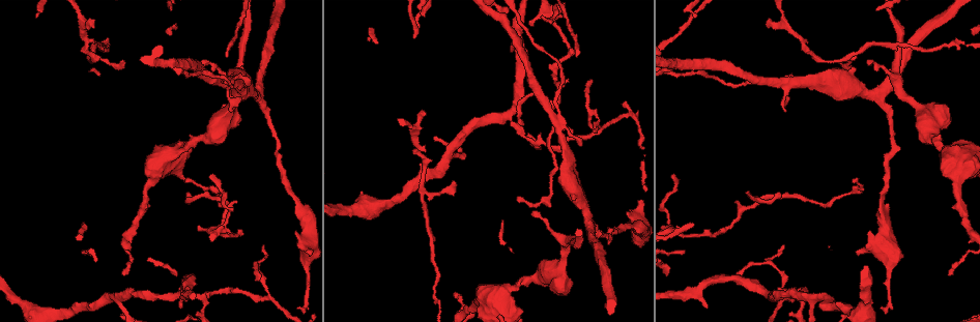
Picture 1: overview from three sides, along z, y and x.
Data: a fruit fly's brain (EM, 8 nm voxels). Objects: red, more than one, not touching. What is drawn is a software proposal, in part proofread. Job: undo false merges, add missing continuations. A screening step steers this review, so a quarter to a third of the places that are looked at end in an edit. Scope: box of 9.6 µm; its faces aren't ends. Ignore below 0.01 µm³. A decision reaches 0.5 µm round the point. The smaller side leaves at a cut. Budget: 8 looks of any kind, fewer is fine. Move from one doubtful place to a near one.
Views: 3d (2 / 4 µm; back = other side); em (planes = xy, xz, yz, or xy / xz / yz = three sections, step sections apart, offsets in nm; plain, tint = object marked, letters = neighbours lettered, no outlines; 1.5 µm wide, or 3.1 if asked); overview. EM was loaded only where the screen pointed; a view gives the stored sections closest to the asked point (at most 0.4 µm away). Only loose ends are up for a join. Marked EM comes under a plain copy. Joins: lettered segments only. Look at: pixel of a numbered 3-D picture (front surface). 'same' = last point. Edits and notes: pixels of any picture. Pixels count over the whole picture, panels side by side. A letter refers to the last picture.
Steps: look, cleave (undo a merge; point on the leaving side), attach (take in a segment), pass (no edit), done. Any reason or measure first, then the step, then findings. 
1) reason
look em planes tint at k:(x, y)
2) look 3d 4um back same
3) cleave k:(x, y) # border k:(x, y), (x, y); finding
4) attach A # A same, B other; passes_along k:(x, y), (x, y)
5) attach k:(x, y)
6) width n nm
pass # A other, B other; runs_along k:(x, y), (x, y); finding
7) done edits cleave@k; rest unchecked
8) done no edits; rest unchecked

thin end
look 3d 2um at 1:(953, 273)

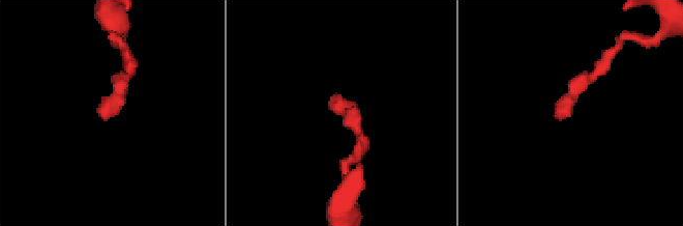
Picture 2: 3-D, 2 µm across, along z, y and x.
look em planes letters at 2:(98, 114)

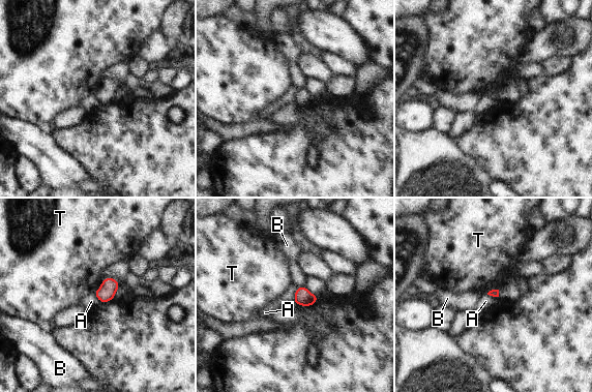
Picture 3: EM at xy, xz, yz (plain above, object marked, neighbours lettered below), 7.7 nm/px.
pass # A other, B other, T other; border 3:(297, 288), (293, 301); none of them fits

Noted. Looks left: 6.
calibre changes
look em planes letters at 1:(890, 259)

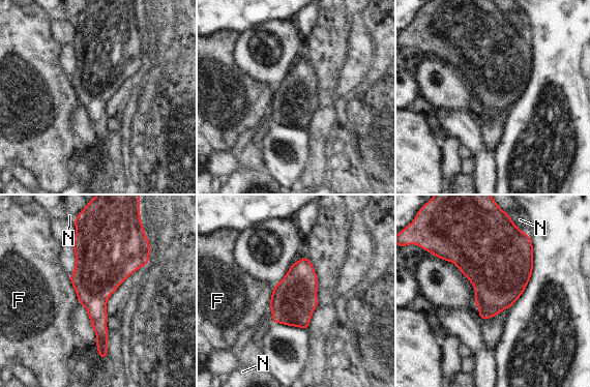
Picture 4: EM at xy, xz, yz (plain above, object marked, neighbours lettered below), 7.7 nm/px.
pass # F other, N other; all the same neuron

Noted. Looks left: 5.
tapers out
look 3d 2um at 1:(585, 83)

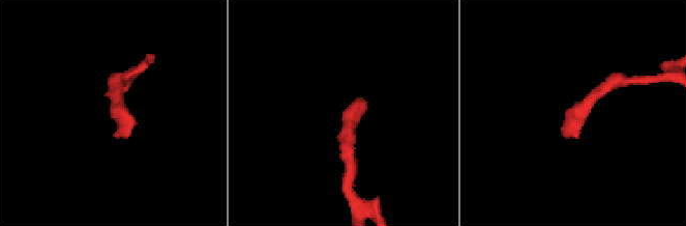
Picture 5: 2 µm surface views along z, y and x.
shape alone is not enough
look em planes letters at 5:(348, 114)

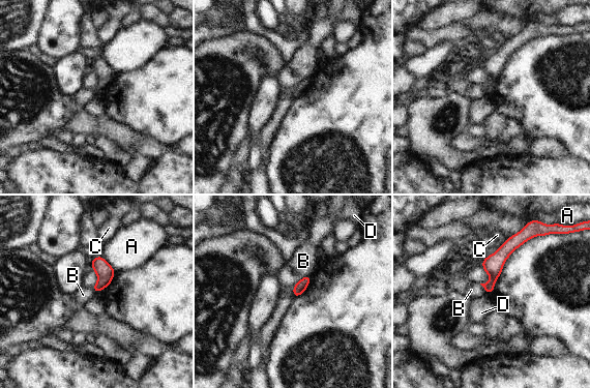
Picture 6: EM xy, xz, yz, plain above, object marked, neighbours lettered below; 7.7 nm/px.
pass # A other, B other, C other, D other; border 6:(308, 274), (304, 275), (293, 287); no lettered segment goes on from it

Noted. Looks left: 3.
done no edits; rest unchecked

